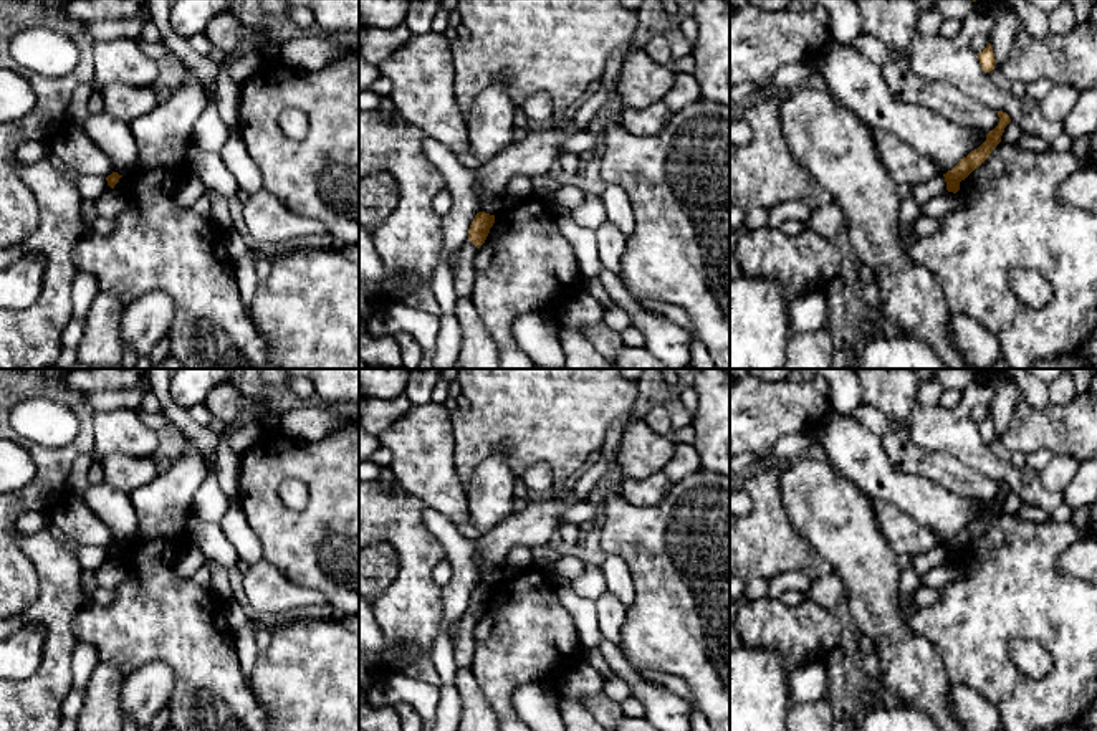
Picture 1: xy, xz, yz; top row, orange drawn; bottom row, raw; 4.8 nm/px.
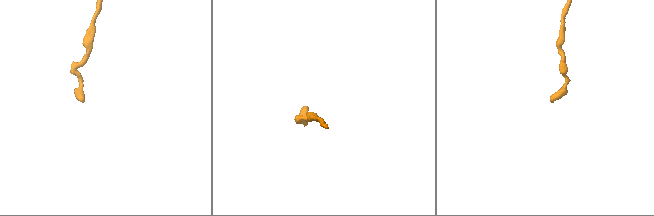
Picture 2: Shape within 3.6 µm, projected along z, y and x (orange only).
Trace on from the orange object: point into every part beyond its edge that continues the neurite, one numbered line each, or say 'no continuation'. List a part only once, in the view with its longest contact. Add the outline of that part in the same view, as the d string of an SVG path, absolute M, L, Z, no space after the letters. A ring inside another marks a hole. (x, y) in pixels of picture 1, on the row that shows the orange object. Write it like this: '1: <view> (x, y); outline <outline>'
no continuation

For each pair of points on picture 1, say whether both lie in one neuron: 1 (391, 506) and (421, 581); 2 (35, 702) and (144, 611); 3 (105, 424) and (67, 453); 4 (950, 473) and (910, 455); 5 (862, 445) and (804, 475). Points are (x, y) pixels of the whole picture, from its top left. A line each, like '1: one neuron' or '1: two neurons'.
1: one neuron
2: two neurons
3: two neurons
4: one neuron
5: two neurons

